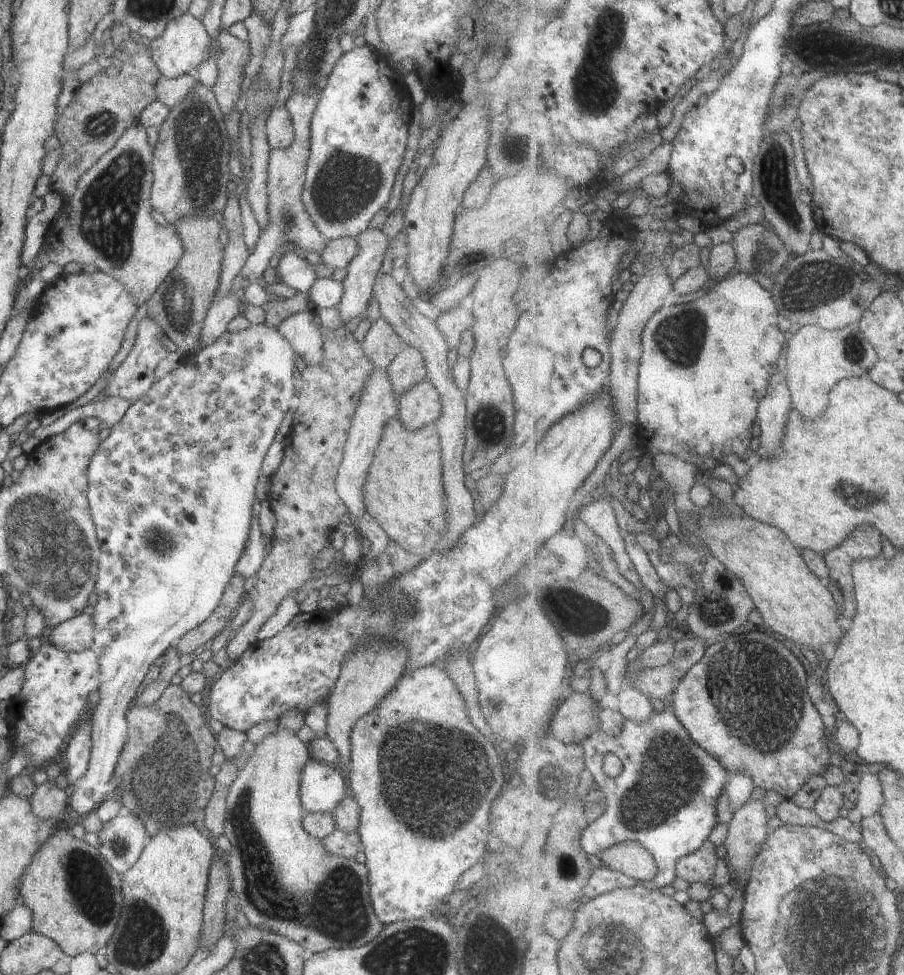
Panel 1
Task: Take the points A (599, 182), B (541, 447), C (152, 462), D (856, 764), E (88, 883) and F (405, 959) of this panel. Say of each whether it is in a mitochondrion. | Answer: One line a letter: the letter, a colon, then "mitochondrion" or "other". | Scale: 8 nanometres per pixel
A: other
B: other
C: other
D: other
E: mitochondrion
F: mitochondrion

